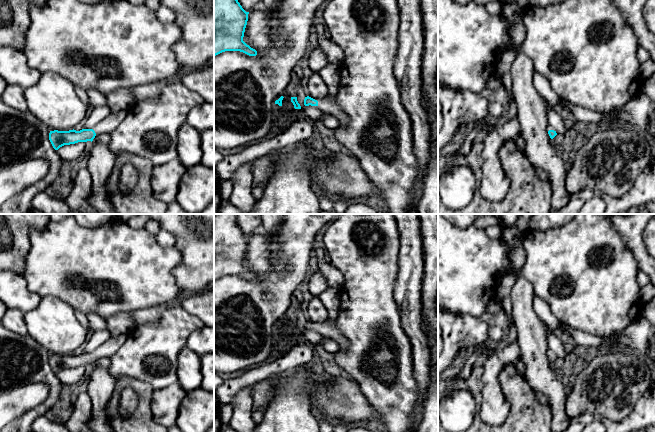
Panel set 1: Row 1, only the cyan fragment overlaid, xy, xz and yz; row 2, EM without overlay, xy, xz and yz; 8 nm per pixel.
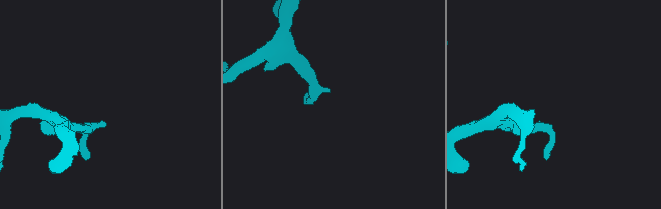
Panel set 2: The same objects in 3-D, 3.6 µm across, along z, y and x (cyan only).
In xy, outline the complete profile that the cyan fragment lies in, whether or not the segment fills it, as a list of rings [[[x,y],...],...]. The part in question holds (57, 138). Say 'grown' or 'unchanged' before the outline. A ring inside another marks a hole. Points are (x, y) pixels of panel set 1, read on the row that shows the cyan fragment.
grown | [[[128,111],[119,113],[110,113],[105,119],[100,121],[93,129],[82,129],[80,131],[50,131],[49,140],[55,150],[58,150],[64,145],[75,144],[78,142],[93,141],[96,135],[109,133],[116,130],[122,121],[126,118]]]

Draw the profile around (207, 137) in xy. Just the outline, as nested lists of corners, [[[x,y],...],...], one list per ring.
[[[214,128],[201,132],[201,163],[214,168]]]

